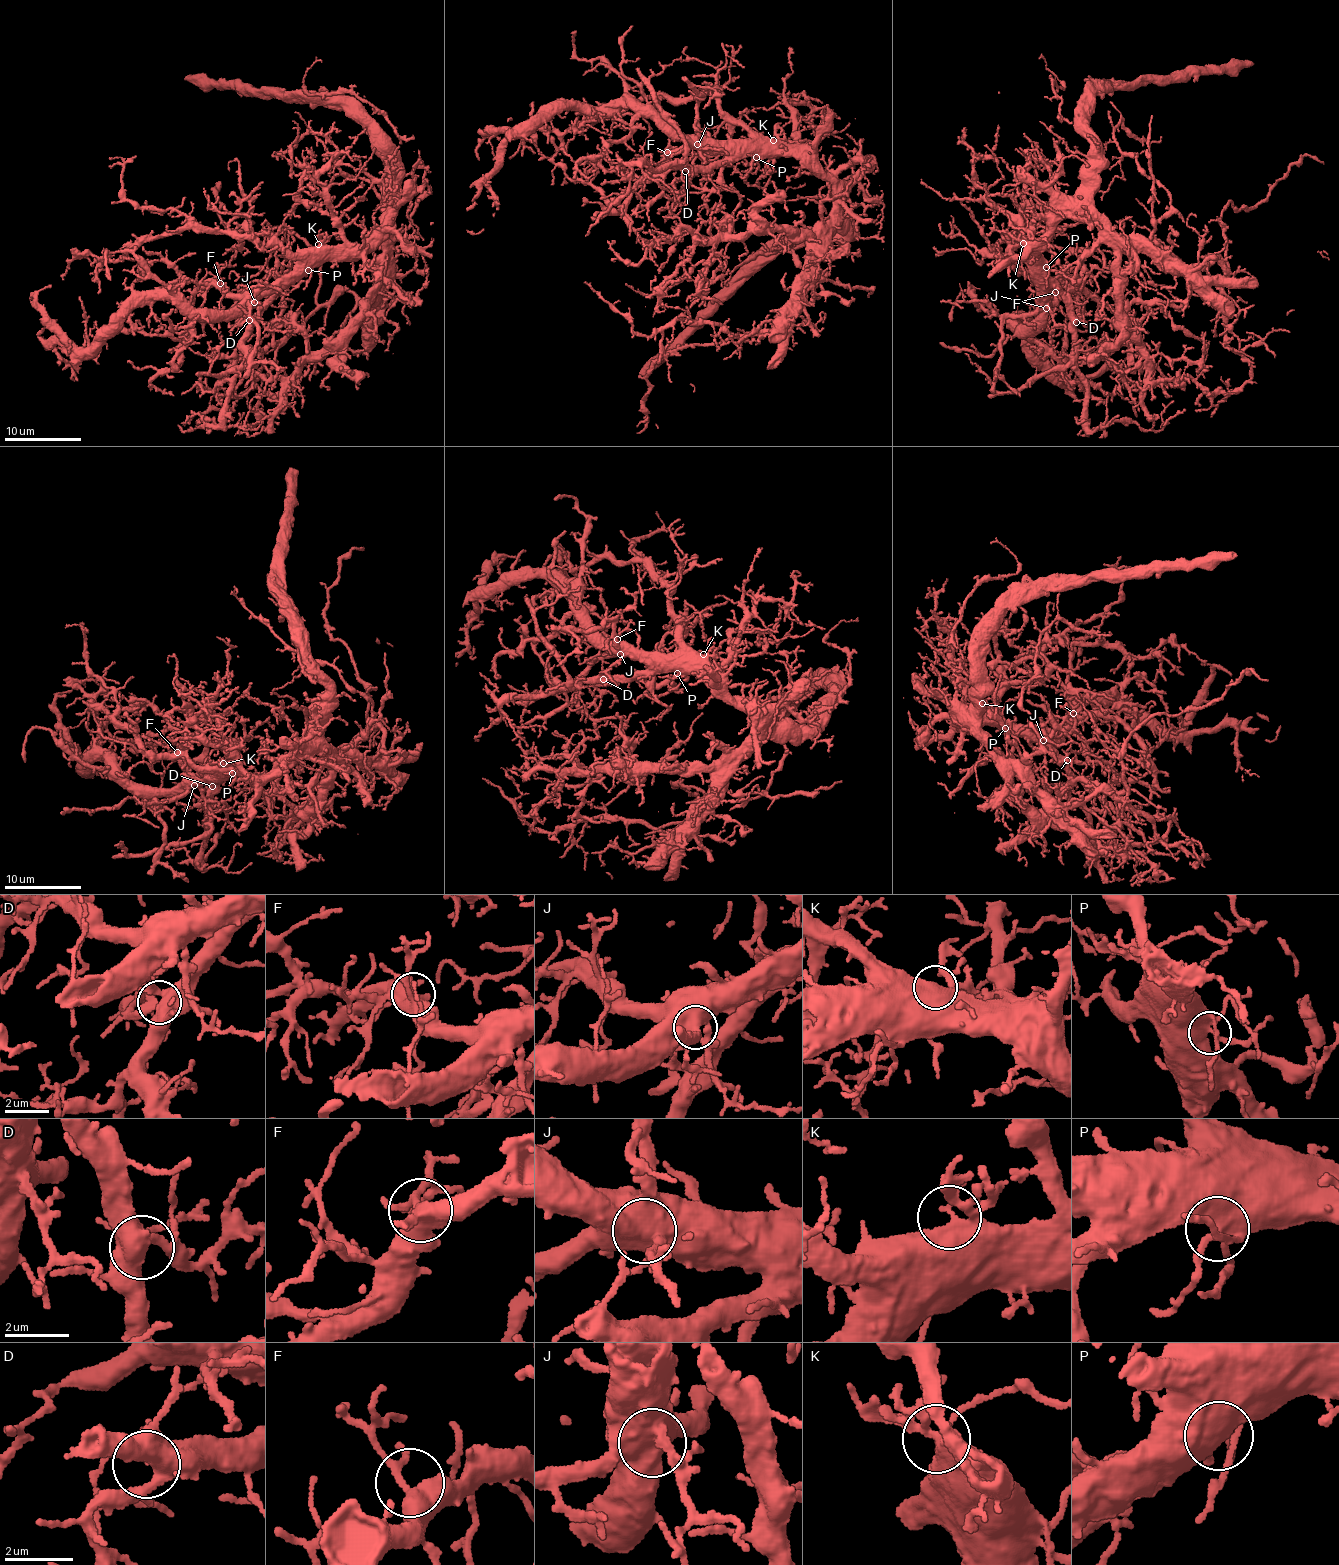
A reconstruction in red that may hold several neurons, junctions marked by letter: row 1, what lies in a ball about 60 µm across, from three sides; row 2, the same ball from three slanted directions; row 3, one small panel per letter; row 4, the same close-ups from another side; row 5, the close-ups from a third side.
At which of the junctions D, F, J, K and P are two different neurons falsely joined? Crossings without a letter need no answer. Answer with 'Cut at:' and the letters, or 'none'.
Cut at: none

